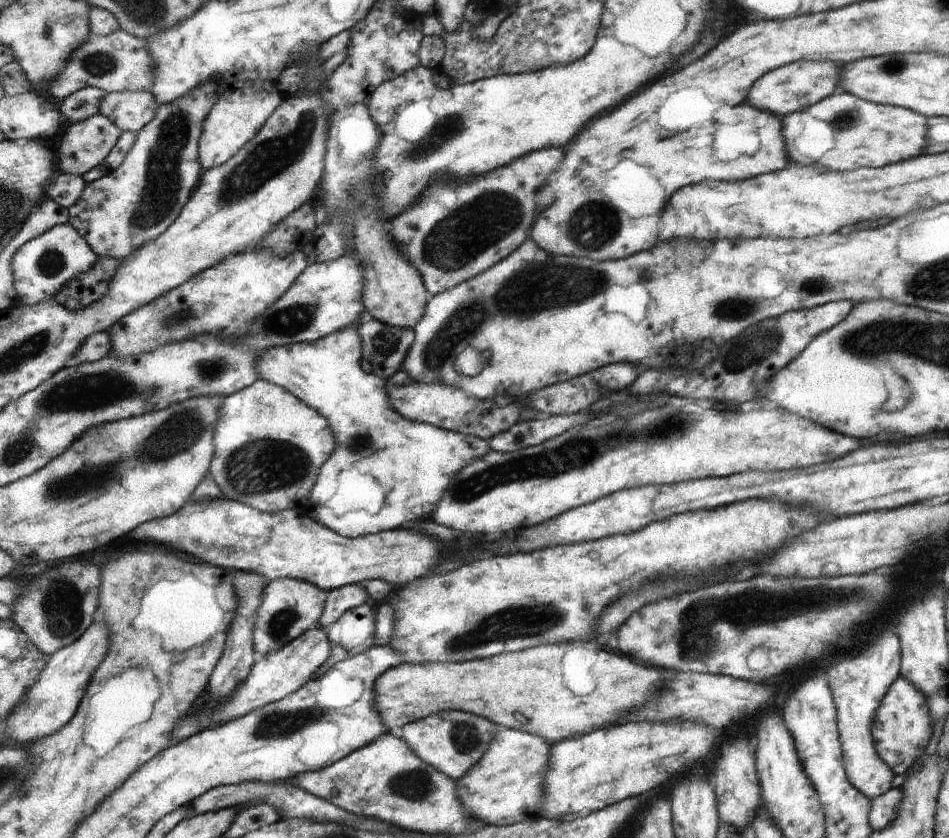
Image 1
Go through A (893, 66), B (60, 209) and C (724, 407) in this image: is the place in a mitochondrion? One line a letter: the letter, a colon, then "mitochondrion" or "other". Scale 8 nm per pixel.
A: other
B: other
C: other

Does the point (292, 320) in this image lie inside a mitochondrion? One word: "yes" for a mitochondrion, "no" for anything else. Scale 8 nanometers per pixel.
yes

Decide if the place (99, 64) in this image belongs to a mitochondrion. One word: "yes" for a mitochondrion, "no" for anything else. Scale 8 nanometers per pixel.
yes

